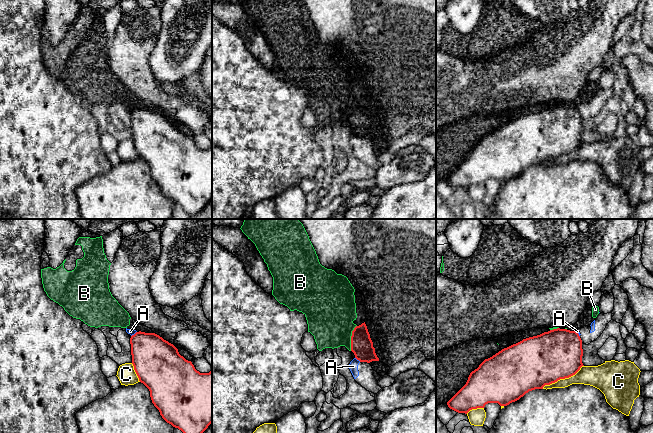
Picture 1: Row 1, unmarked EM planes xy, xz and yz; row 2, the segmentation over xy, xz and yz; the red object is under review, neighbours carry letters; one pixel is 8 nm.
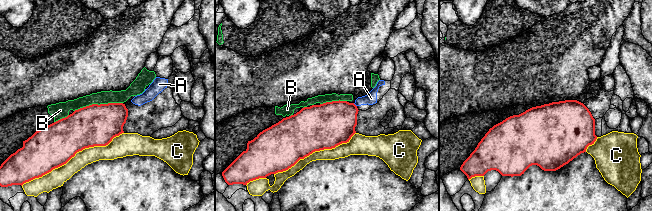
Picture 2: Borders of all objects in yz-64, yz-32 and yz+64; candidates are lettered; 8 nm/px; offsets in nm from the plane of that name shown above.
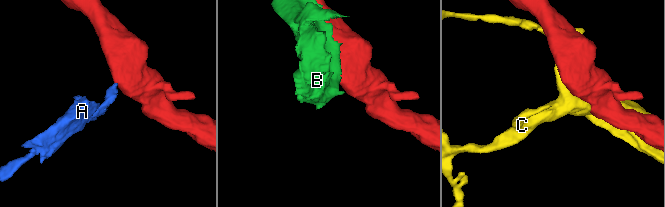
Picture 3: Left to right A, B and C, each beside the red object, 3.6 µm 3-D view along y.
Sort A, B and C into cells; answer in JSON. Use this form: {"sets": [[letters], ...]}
{"sets": [["A", "B"], ["C"]]}

